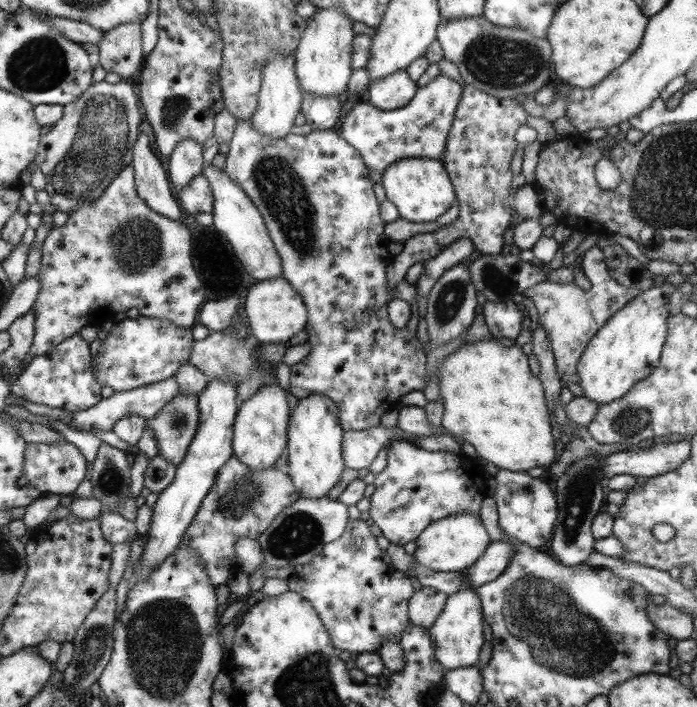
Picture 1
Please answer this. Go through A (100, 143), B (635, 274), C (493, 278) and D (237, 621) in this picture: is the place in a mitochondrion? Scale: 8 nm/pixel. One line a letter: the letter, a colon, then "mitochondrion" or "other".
A: mitochondrion
B: other
C: mitochondrion
D: other

